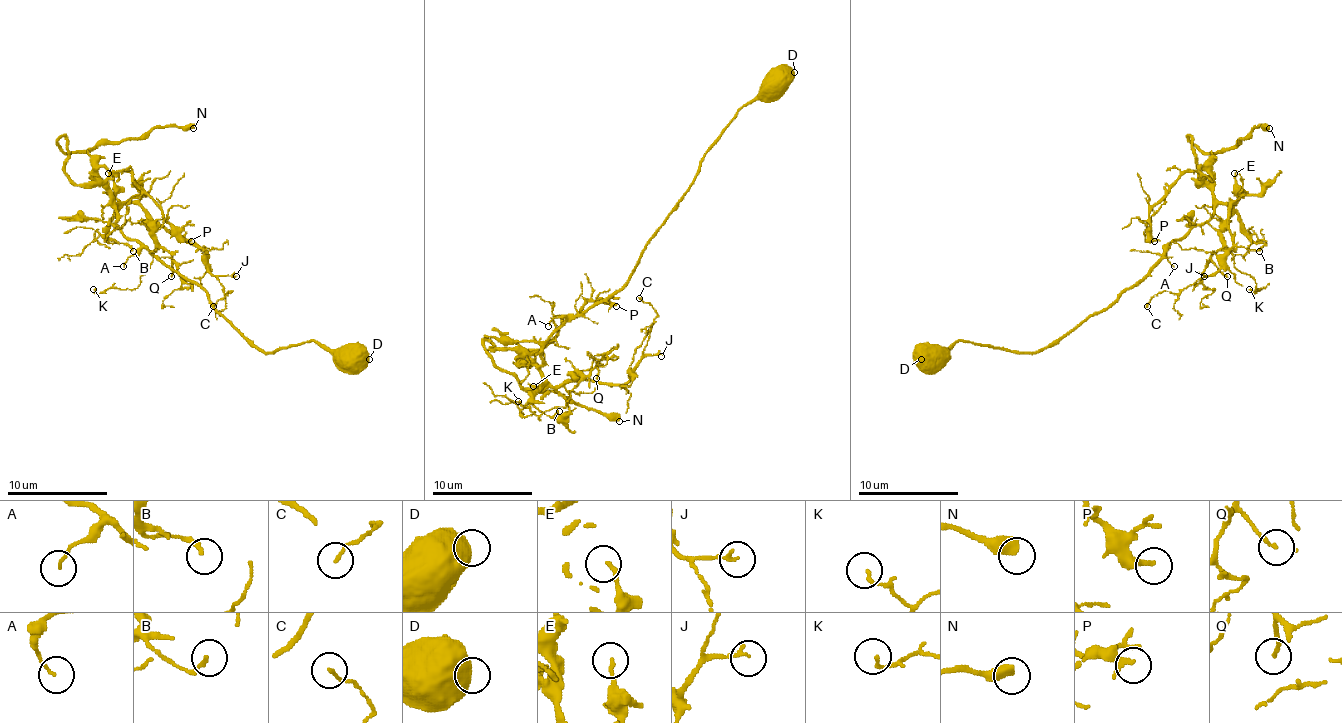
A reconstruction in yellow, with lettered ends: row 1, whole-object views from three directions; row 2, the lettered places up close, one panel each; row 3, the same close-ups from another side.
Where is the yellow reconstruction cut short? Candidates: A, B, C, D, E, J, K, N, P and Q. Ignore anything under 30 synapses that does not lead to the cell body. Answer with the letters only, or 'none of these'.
N

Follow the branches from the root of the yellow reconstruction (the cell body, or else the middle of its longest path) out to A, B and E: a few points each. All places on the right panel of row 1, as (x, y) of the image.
A: (1167, 249), (1167, 259), (1174, 266)
B: (1167, 249), (1202, 226), (1217, 203), (1224, 203), (1242, 231), (1254, 243), (1264, 243), (1259, 251)
E: (1167, 249), (1194, 226), (1202, 226), (1212, 216), (1217, 203), (1232, 203), (1237, 198), (1234, 173)

